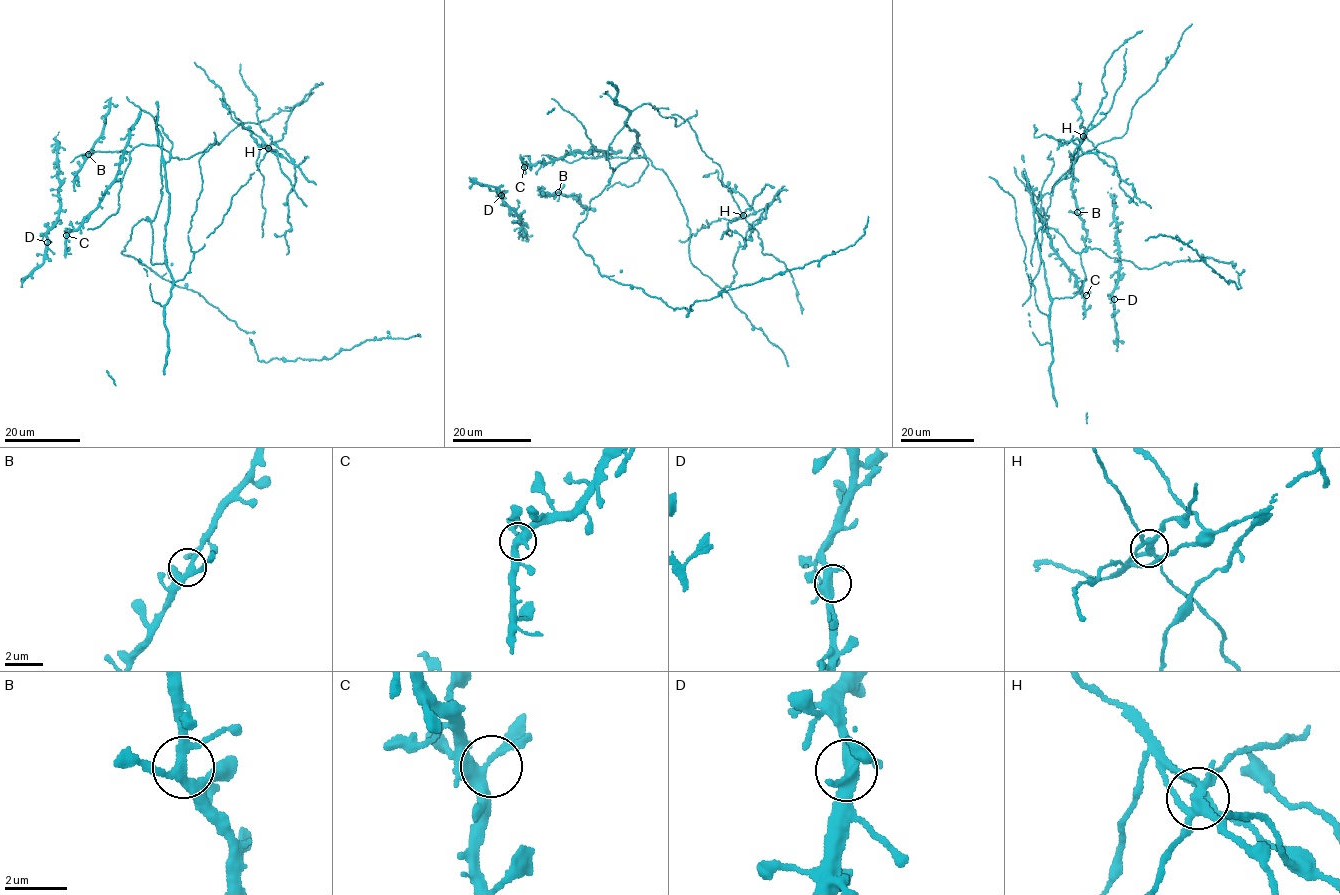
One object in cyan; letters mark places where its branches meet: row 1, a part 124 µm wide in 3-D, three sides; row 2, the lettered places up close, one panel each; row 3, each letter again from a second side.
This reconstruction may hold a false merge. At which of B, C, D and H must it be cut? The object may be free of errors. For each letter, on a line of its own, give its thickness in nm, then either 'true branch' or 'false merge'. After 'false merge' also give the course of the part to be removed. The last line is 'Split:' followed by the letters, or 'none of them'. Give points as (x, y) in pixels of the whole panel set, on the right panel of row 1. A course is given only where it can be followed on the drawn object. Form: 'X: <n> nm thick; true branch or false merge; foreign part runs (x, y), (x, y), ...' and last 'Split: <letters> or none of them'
B: 280 nm thick; true branch
C: 320 nm thick; true branch
D: 380 nm thick; true branch
H: 240 nm thick; false merge; foreign part runs (1083, 136), (1082, 142), (1083, 135), (1097, 125), (1112, 105), (1114, 93), (1122, 84), (1126, 48)
Split: H

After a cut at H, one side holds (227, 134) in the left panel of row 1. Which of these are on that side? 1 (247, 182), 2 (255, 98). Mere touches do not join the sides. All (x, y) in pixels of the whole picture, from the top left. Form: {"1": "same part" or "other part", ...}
{"1": "same part", "2": "other part"}

